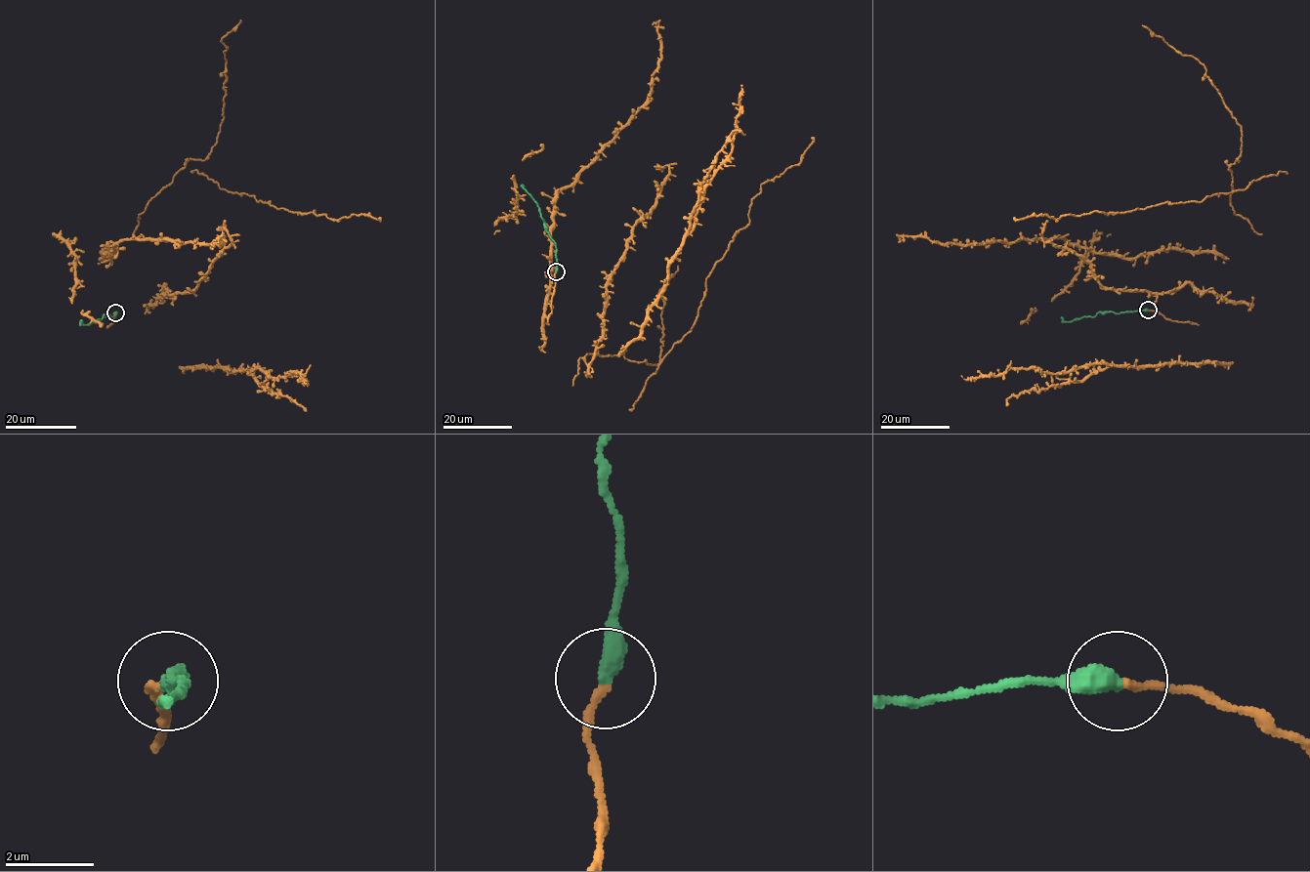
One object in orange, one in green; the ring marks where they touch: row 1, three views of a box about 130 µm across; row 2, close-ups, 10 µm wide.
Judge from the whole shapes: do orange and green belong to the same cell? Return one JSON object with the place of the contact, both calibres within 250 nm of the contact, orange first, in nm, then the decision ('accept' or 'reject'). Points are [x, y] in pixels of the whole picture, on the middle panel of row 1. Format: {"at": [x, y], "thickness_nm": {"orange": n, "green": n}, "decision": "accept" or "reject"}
{"at": [556, 271], "thickness_nm": {"orange": 180, "green": 480}, "decision": "accept"}

